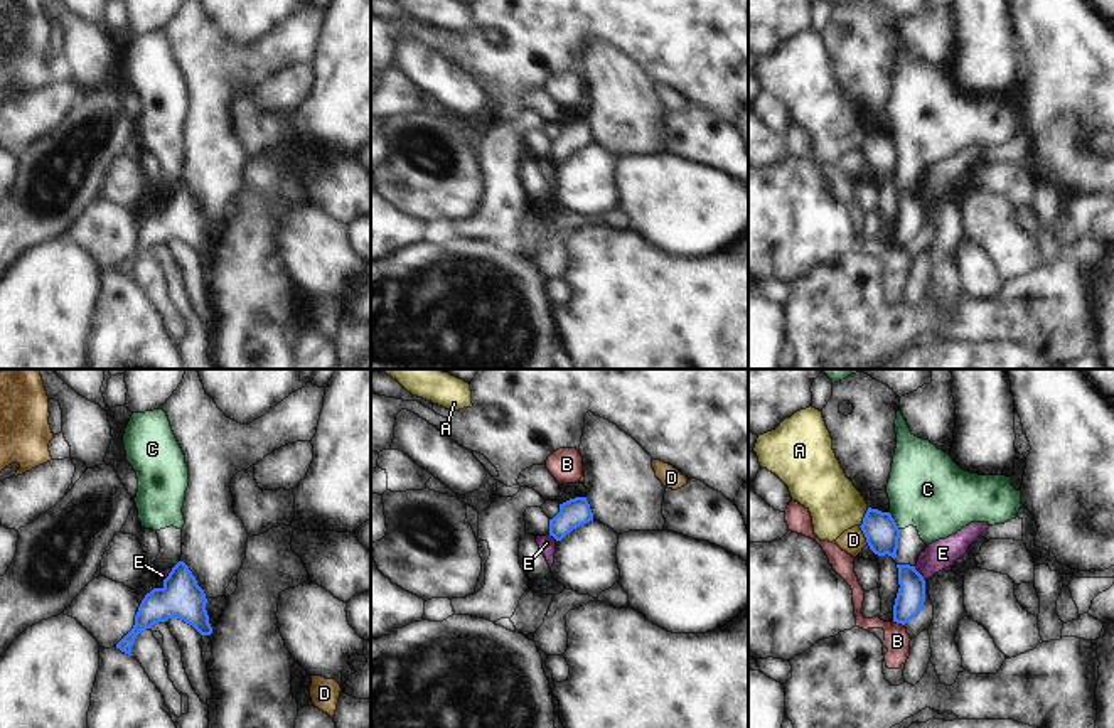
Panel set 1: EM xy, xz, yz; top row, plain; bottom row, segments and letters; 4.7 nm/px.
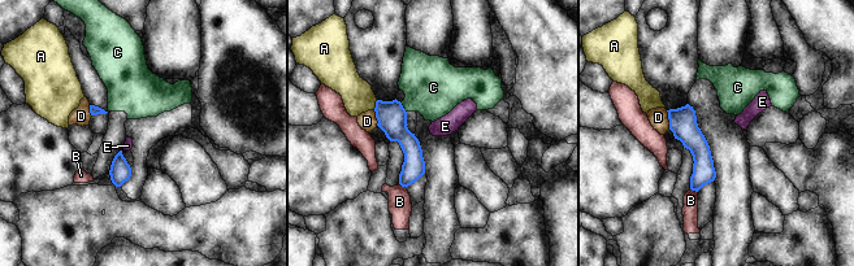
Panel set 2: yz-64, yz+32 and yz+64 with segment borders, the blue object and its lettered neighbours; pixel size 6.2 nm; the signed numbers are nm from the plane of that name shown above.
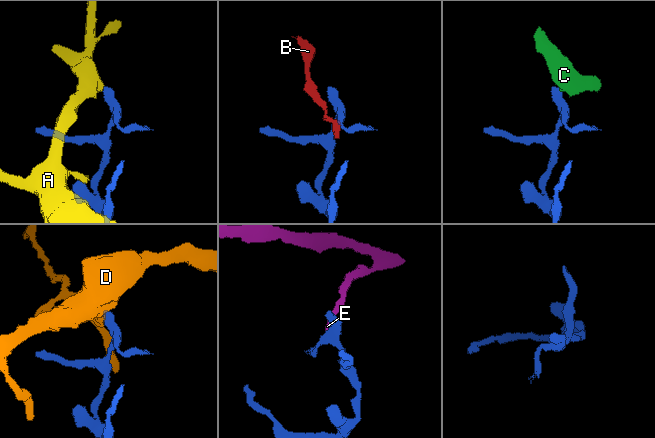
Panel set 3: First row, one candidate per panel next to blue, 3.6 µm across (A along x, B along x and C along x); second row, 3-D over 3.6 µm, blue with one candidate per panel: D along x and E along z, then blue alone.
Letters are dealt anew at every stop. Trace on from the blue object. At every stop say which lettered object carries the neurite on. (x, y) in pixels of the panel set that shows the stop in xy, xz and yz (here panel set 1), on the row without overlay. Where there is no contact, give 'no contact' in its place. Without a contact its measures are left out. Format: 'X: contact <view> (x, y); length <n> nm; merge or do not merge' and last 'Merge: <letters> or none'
A: contact yz (863, 140); length 100 nm; do not merge
B: contact yz (899, 245); length 70 nm; do not merge
C: contact yz (894, 144); length 100 nm; do not merge
D: contact yz (863, 155); length 100 nm; do not merge
E: contact yz (919, 196); length 90 nm; do not merge
Merge: none

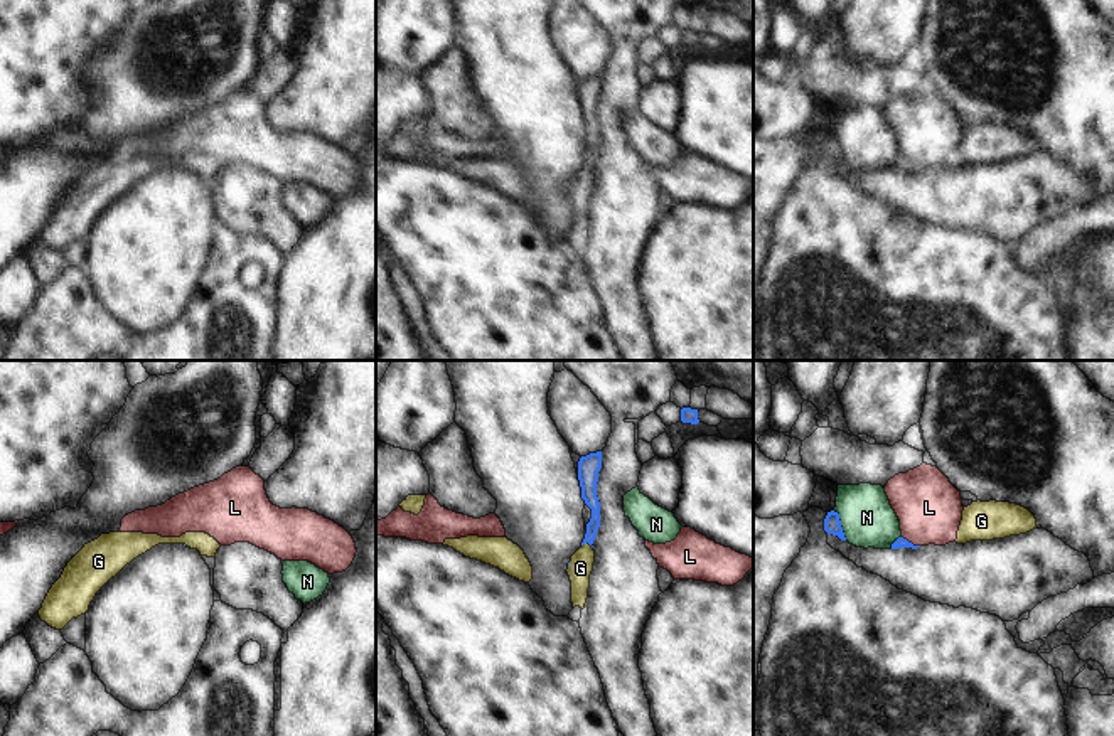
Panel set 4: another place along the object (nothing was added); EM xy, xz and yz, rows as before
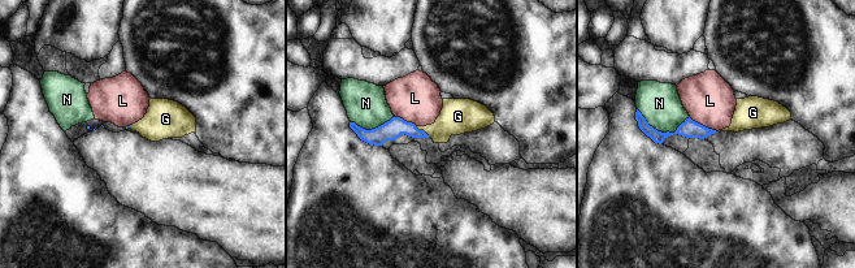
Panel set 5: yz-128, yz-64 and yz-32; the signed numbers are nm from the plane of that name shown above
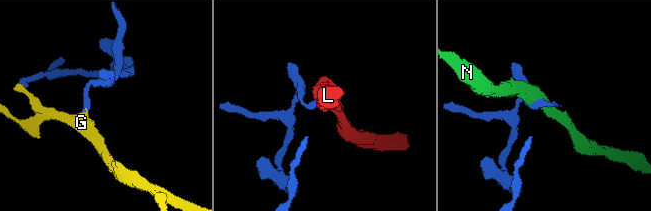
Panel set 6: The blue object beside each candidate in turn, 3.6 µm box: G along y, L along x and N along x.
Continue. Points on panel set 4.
G: contact xz (587, 164); length 60 nm; merge
L: contact yz (910, 165); length 100 nm; do not merge
N: contact yz (840, 147); length 160 nm; do not merge
Merge: G

